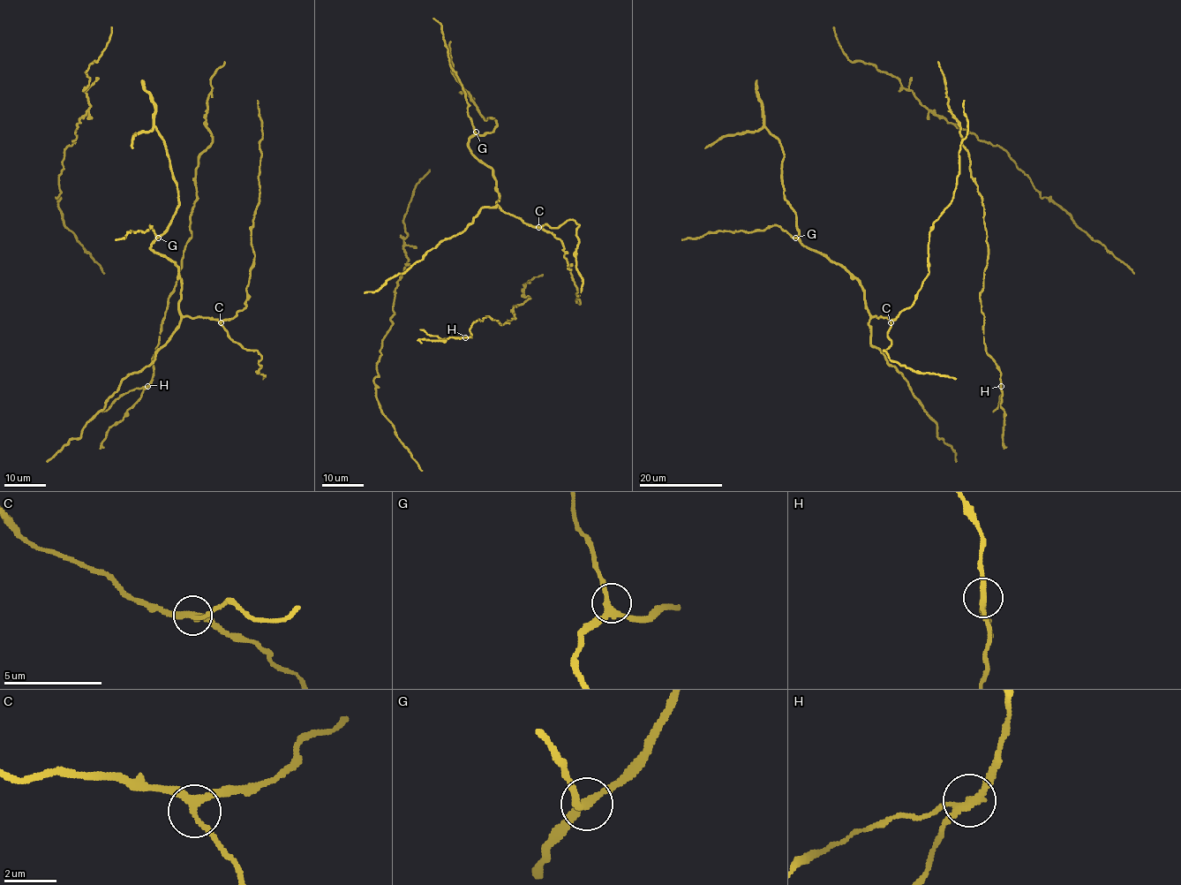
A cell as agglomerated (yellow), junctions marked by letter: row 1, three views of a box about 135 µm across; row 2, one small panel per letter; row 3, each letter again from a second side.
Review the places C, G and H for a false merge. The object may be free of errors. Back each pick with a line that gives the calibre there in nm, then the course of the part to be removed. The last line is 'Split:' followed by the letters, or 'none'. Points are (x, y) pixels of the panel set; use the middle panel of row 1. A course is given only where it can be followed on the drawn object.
H: Thickness 240 nm. Course of the part to remove: (465, 337), (440, 338), (420, 329)
Split: H

